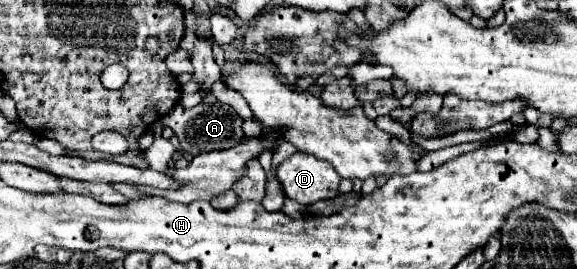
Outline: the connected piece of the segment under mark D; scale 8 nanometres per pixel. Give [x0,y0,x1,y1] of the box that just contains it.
[276,153,340,205]

